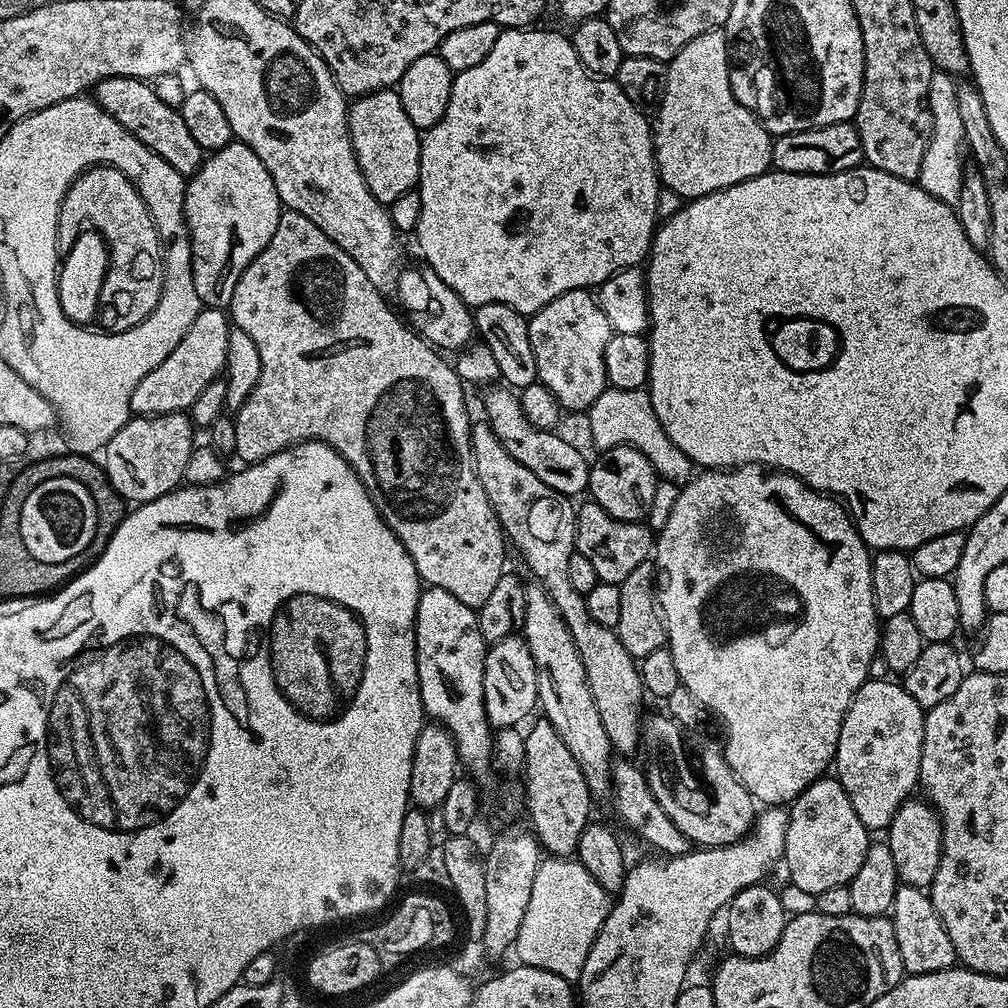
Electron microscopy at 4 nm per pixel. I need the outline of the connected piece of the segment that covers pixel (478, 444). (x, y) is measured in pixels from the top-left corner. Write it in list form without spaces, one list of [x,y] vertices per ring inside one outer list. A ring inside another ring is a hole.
[[[465,395],[464,405],[470,413],[470,423],[468,425],[468,437],[470,438],[470,450],[472,451],[472,465],[478,474],[478,482],[482,482],[482,490],[486,490],[486,498],[496,515],[501,529],[514,547],[520,551],[522,559],[528,563],[528,568],[533,572],[535,579],[541,588],[548,593],[552,600],[552,605],[558,610],[558,614],[566,622],[570,634],[574,638],[574,646],[578,646],[578,654],[582,658],[582,666],[586,666],[586,678],[590,682],[590,694],[594,694],[594,706],[598,706],[598,718],[602,718],[602,726],[606,726],[608,741],[611,742],[613,749],[621,757],[628,758],[633,754],[632,751],[639,749],[642,744],[642,711],[640,703],[646,700],[644,683],[640,681],[640,670],[637,661],[622,646],[619,636],[615,631],[590,618],[590,612],[584,602],[584,596],[570,586],[570,558],[576,551],[576,508],[569,497],[562,495],[558,490],[550,490],[534,470],[526,470],[514,454],[510,454],[507,443],[494,434],[490,426],[488,417],[484,415],[484,399],[481,395]]]

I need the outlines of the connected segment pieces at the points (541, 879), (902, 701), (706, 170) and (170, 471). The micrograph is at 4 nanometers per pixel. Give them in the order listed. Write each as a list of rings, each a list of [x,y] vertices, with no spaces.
[[[544,858],[541,859],[538,870],[534,874],[534,887],[530,890],[530,906],[526,906],[526,918],[522,918],[522,927],[518,929],[518,938],[514,945],[514,953],[516,952],[517,961],[520,964],[529,964],[535,968],[542,970],[550,970],[554,974],[558,974],[564,980],[569,982],[579,981],[582,974],[582,966],[586,962],[586,954],[590,954],[590,946],[594,942],[594,938],[598,934],[598,930],[602,926],[602,922],[608,916],[610,907],[609,893],[602,890],[602,886],[598,886],[598,882],[594,882],[594,878],[590,878],[590,870],[586,870],[586,866],[582,866],[579,859],[576,858]]]
[[[875,678],[865,680],[852,697],[848,711],[844,713],[844,721],[838,734],[834,776],[846,790],[854,806],[854,814],[862,818],[862,822],[869,830],[887,829],[896,811],[915,793],[912,791],[917,791],[924,741],[924,713],[925,709],[920,708],[918,702],[914,702],[914,698],[910,698],[903,683],[891,684],[888,680],[875,680]]]
[[[713,30],[710,32],[703,32],[702,34],[698,34],[698,38],[686,42],[686,46],[682,46],[682,50],[678,50],[678,54],[672,57],[670,63],[667,65],[668,80],[664,83],[662,99],[659,101],[659,104],[661,103],[660,109],[657,110],[656,120],[654,116],[654,123],[652,124],[652,148],[656,151],[656,171],[660,173],[661,185],[670,190],[674,190],[681,198],[705,196],[711,192],[717,192],[723,188],[734,186],[738,182],[746,182],[750,178],[760,176],[763,172],[769,171],[772,162],[773,137],[764,129],[763,124],[757,120],[756,115],[752,113],[749,108],[738,103],[732,93],[730,78],[728,77],[728,70],[730,67],[728,50],[728,37],[724,35],[723,31]]]
[[[183,412],[161,416],[133,415],[102,449],[102,467],[116,493],[125,501],[141,505],[181,487],[186,462],[192,460],[192,432],[194,425]]]

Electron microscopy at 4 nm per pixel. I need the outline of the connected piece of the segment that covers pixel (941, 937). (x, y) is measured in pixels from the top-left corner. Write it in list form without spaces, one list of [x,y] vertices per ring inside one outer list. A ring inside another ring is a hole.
[[[897,887],[890,919],[894,938],[898,938],[898,954],[902,954],[902,966],[907,975],[934,974],[938,970],[957,967],[954,942],[950,942],[950,934],[946,934],[946,926],[934,910],[932,897],[925,889]]]

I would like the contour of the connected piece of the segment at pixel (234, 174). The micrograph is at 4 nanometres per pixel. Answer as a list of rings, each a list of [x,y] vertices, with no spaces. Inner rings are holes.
[[[233,140],[197,167],[185,185],[184,217],[191,242],[194,290],[201,305],[227,309],[238,278],[269,244],[283,210],[270,172],[244,143]]]

